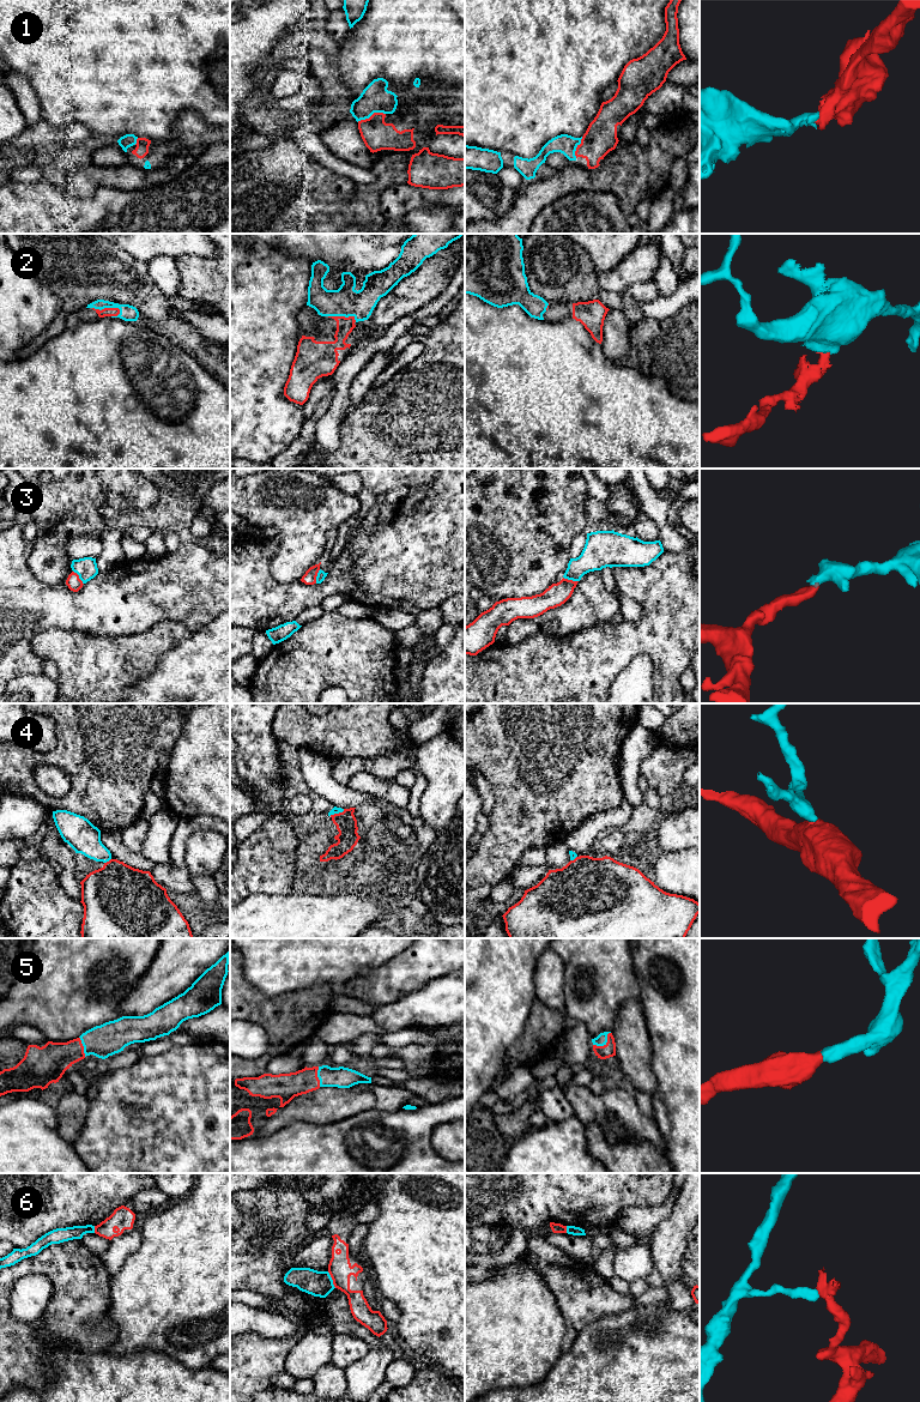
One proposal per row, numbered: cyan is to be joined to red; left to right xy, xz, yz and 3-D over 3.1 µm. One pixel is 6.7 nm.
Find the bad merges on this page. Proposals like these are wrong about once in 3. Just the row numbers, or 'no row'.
4, 6

